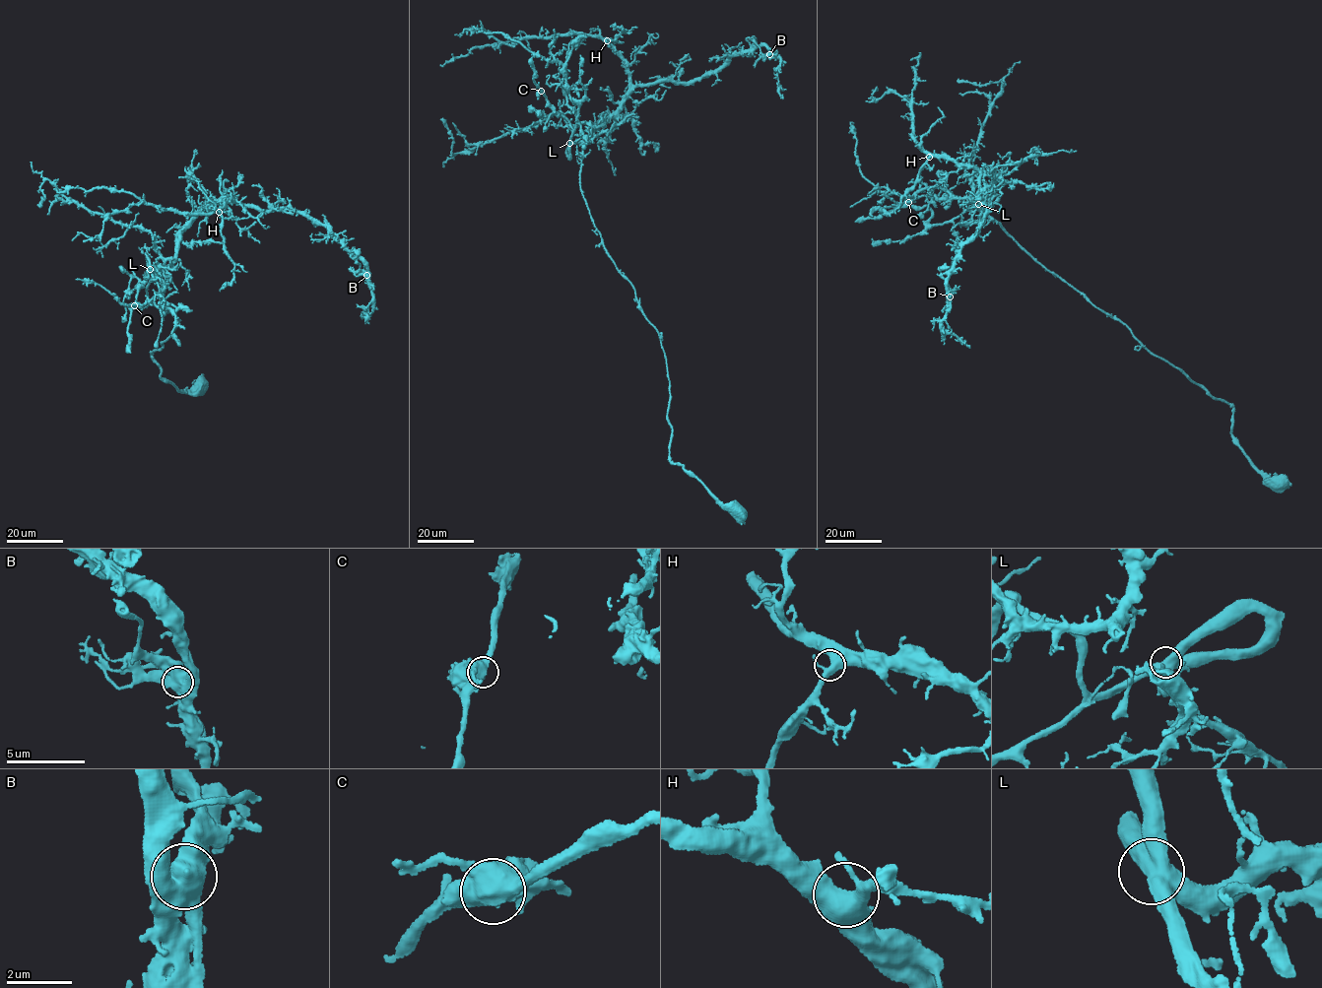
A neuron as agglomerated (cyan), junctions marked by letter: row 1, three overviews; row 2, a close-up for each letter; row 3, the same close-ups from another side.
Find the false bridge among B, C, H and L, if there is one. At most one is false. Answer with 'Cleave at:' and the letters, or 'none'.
Cleave at: B

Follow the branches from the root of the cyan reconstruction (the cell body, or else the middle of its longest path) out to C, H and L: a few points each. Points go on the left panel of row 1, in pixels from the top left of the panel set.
C: (200, 385), (177, 389), (152, 355), (178, 325), (147, 296), (164, 270), (149, 273), (134, 305)
H: (200, 385), (185, 392), (161, 377), (152, 354), (178, 318), (146, 290), (182, 231), (231, 196), (219, 212)
L: (200, 385), (185, 392), (161, 377), (152, 354), (178, 318), (148, 299), (149, 281), (164, 270), (150, 269)

